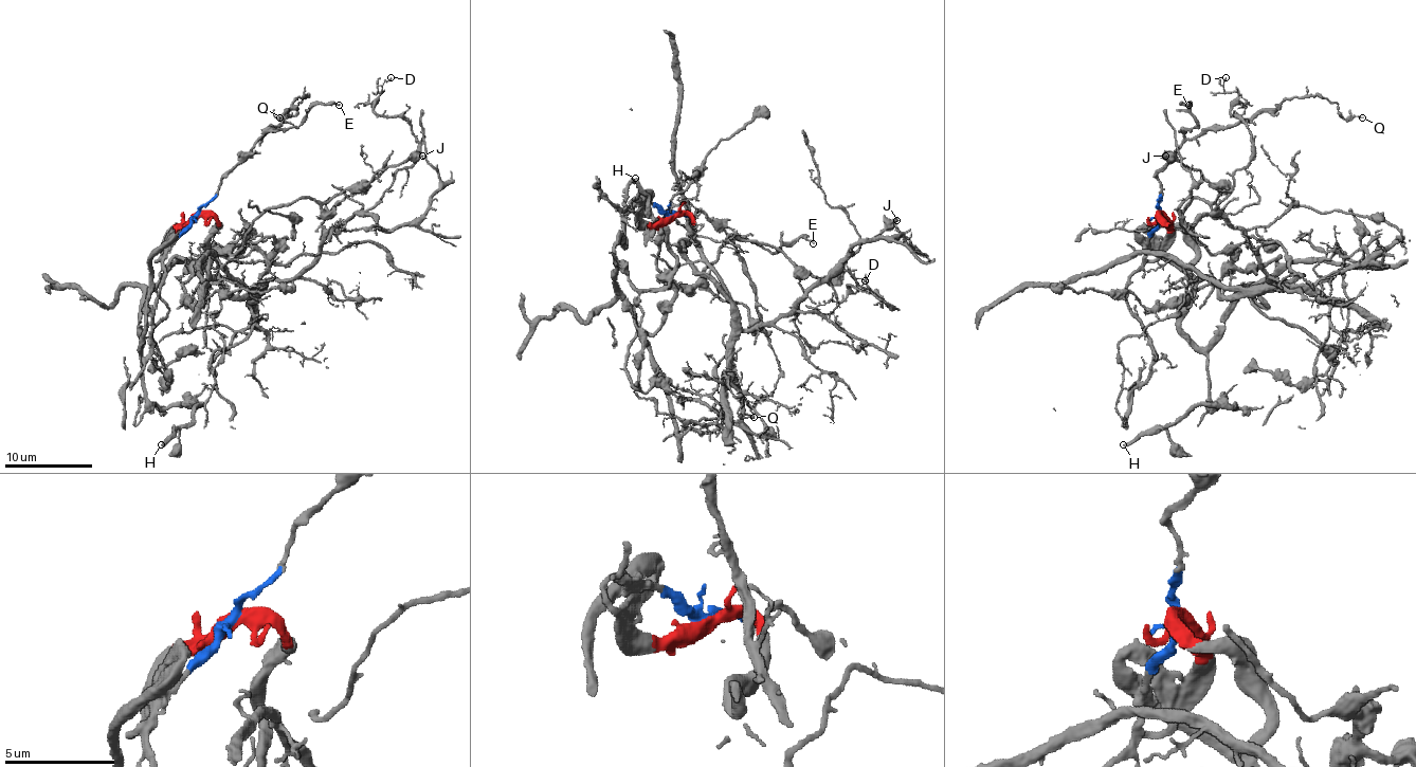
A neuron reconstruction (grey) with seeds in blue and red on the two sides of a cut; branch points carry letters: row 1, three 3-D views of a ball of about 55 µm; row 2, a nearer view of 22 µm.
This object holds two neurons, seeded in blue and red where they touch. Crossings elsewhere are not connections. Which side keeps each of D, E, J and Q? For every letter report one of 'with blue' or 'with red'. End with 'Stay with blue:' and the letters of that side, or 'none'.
D: with red
E: with blue
J: with red
Q: with blue
Stay with blue: E, Q

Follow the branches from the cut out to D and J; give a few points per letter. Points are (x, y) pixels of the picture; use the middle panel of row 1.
D: (672, 217), (687, 215), (683, 250), (715, 274), (744, 329), (843, 270), (892, 307), (848, 286), (866, 281)
J: (672, 217), (650, 224), (635, 208), (615, 253), (613, 288), (648, 333), (729, 237), (830, 276), (896, 219)

